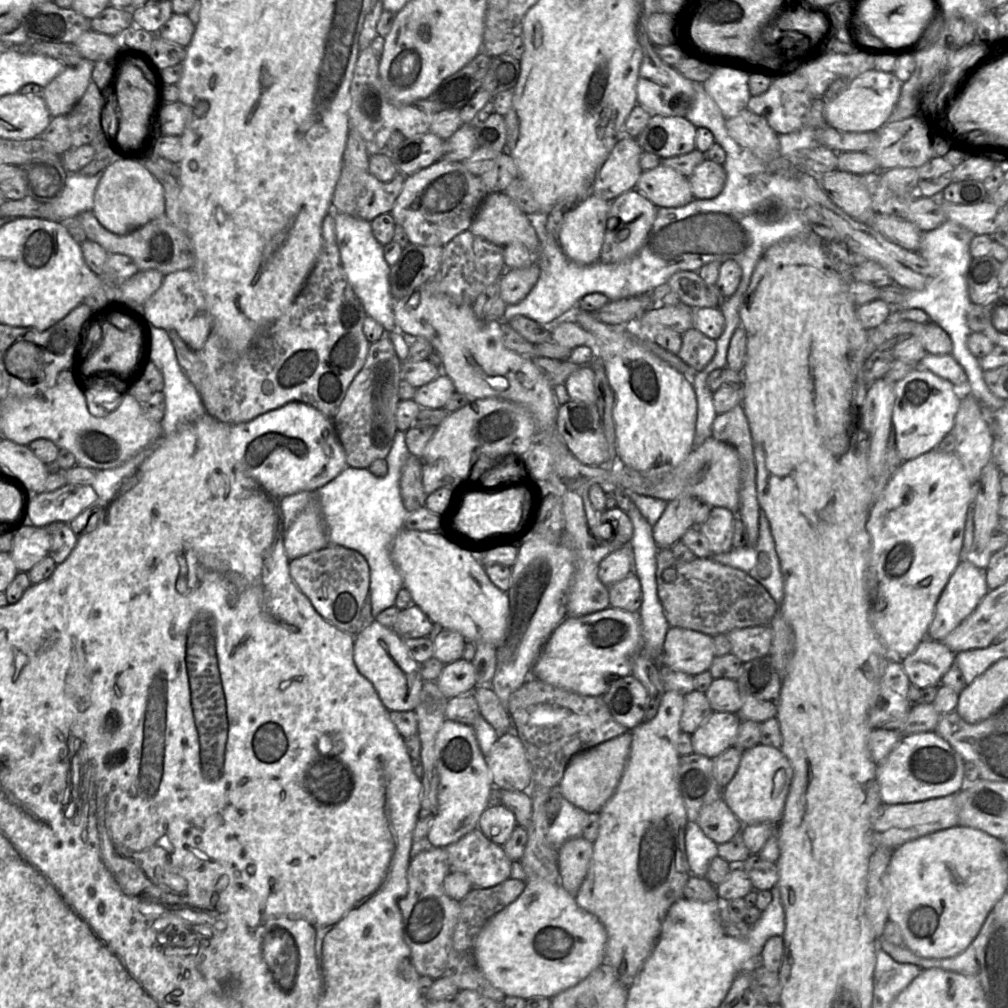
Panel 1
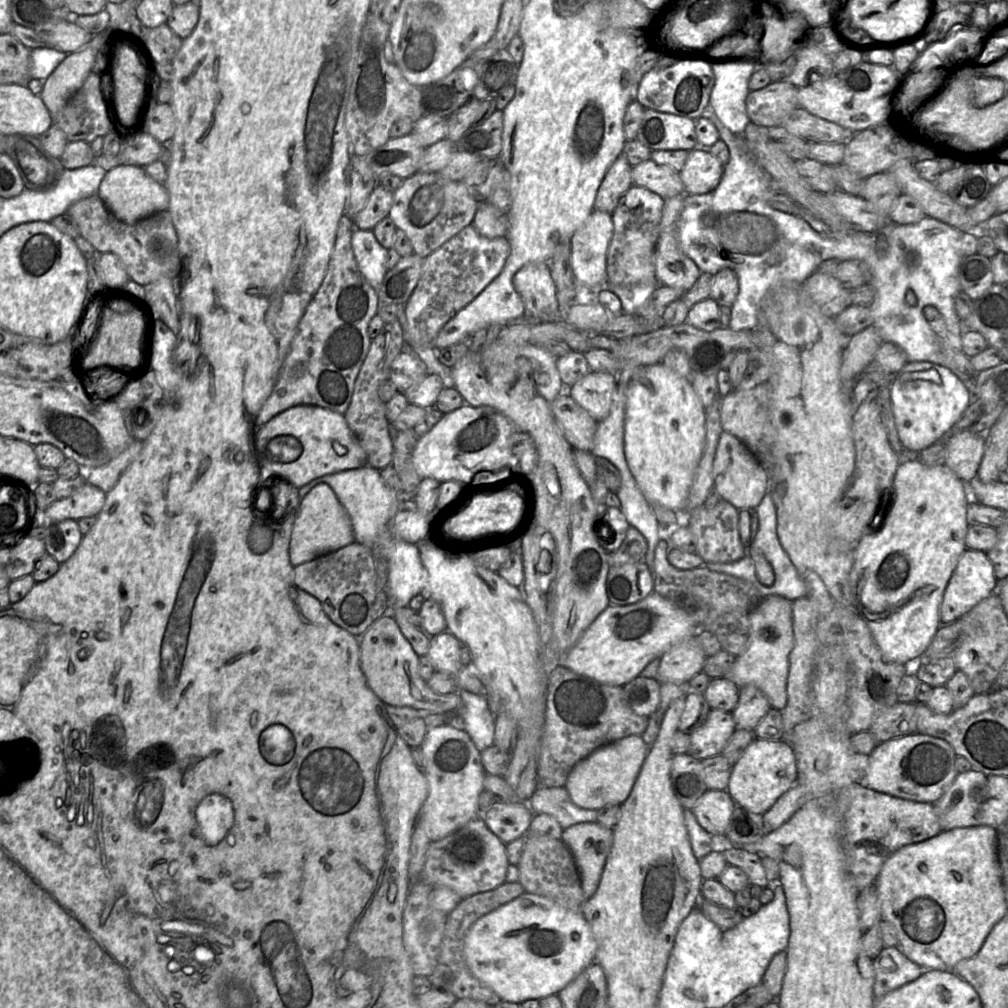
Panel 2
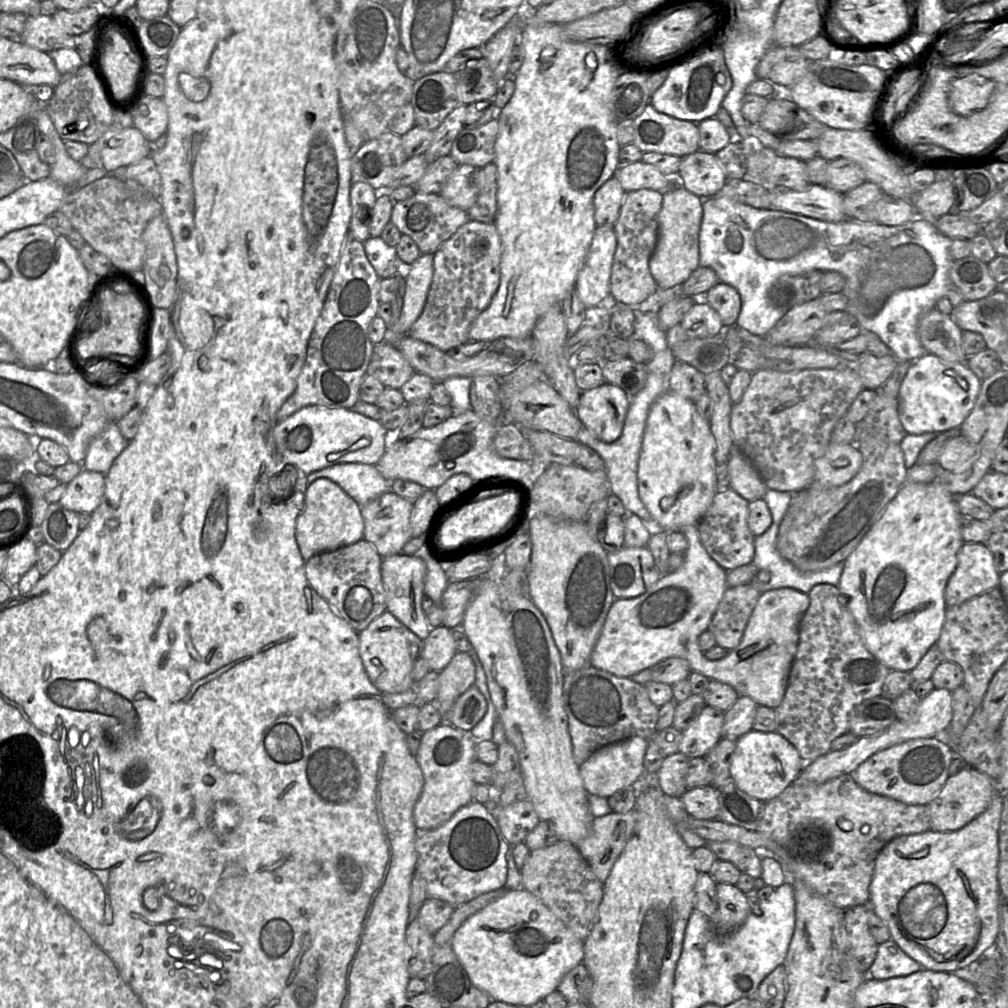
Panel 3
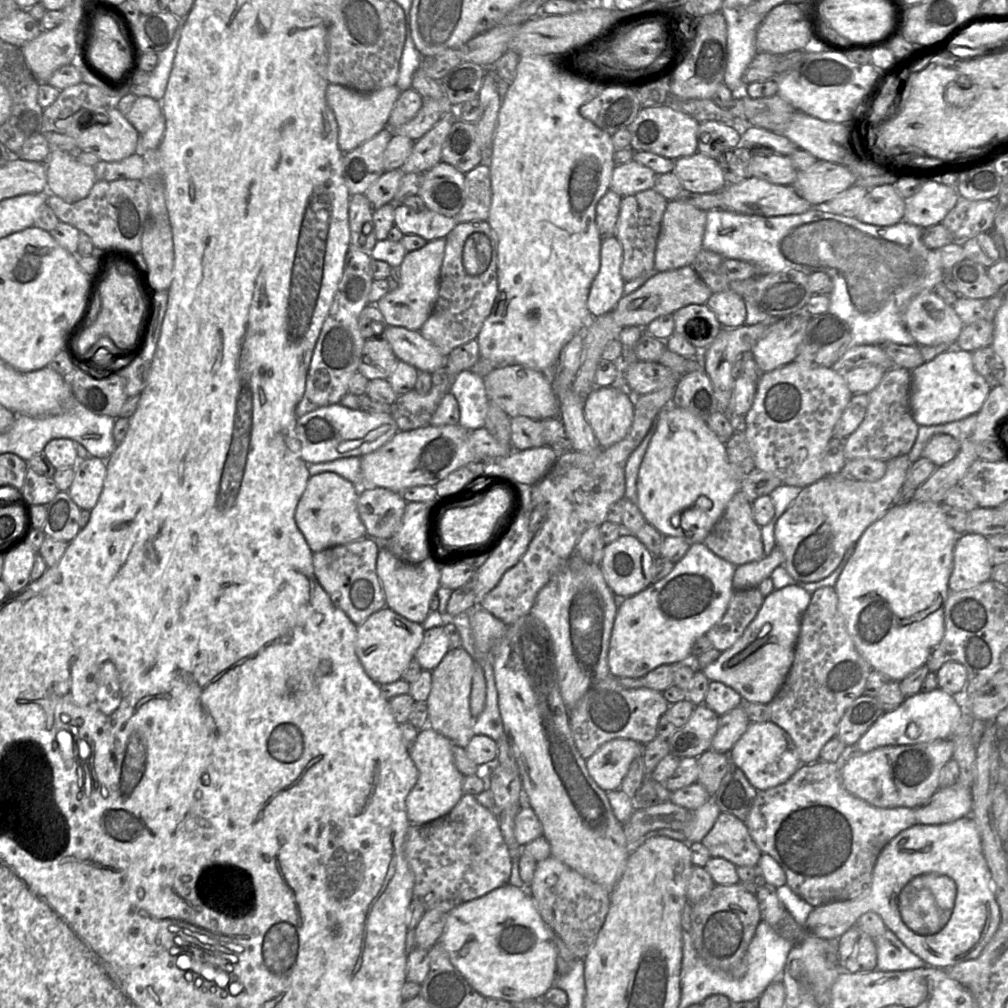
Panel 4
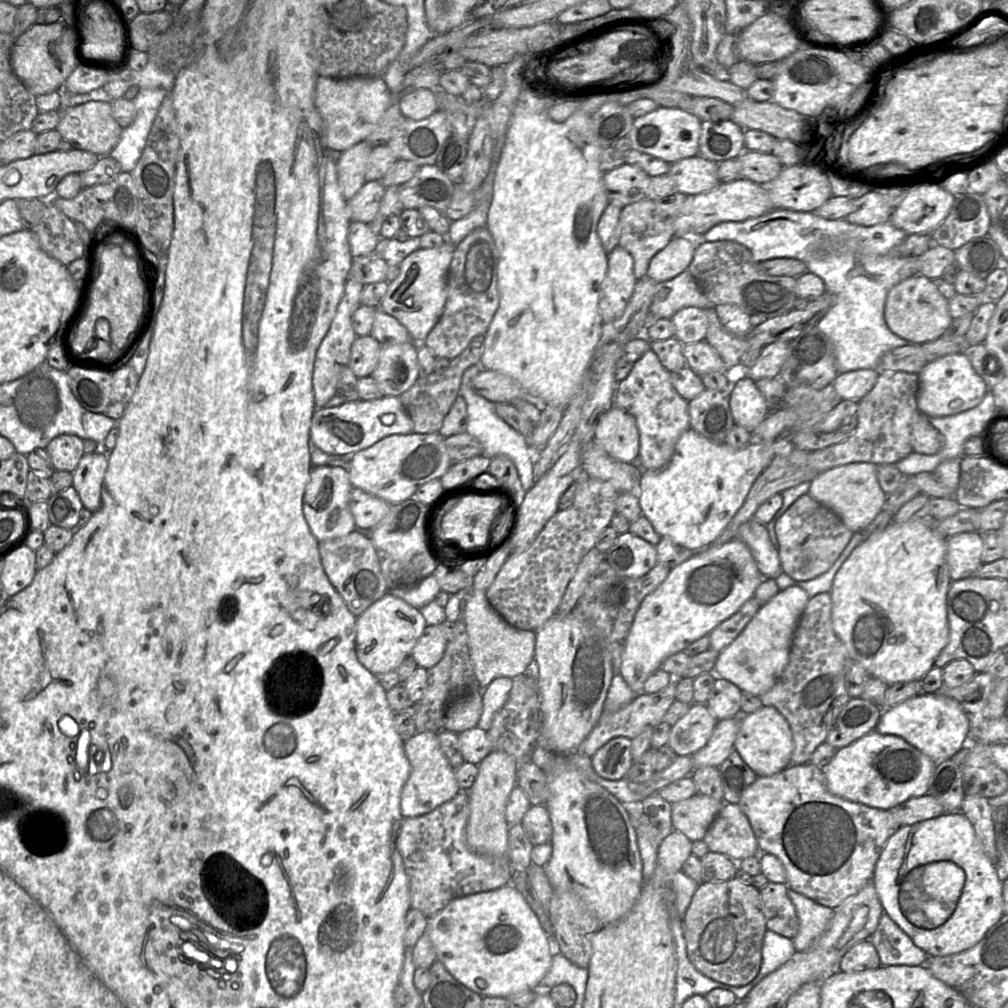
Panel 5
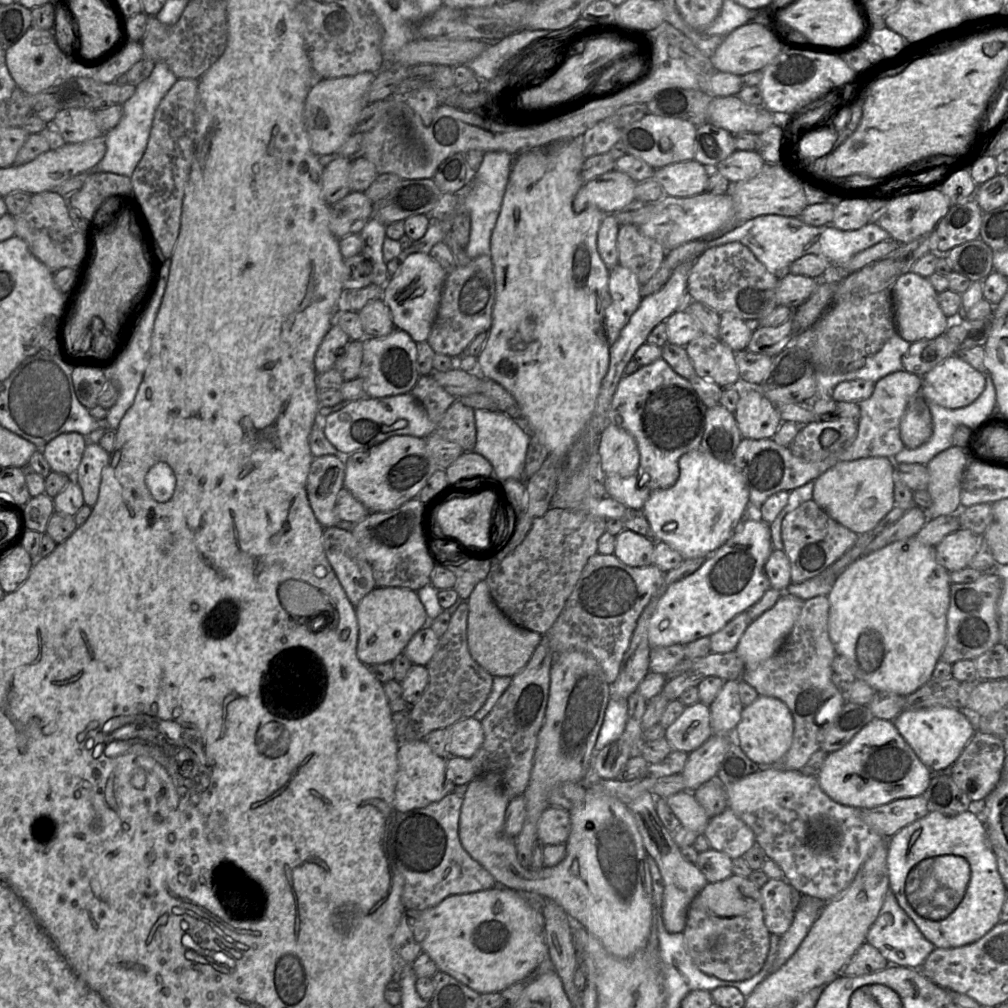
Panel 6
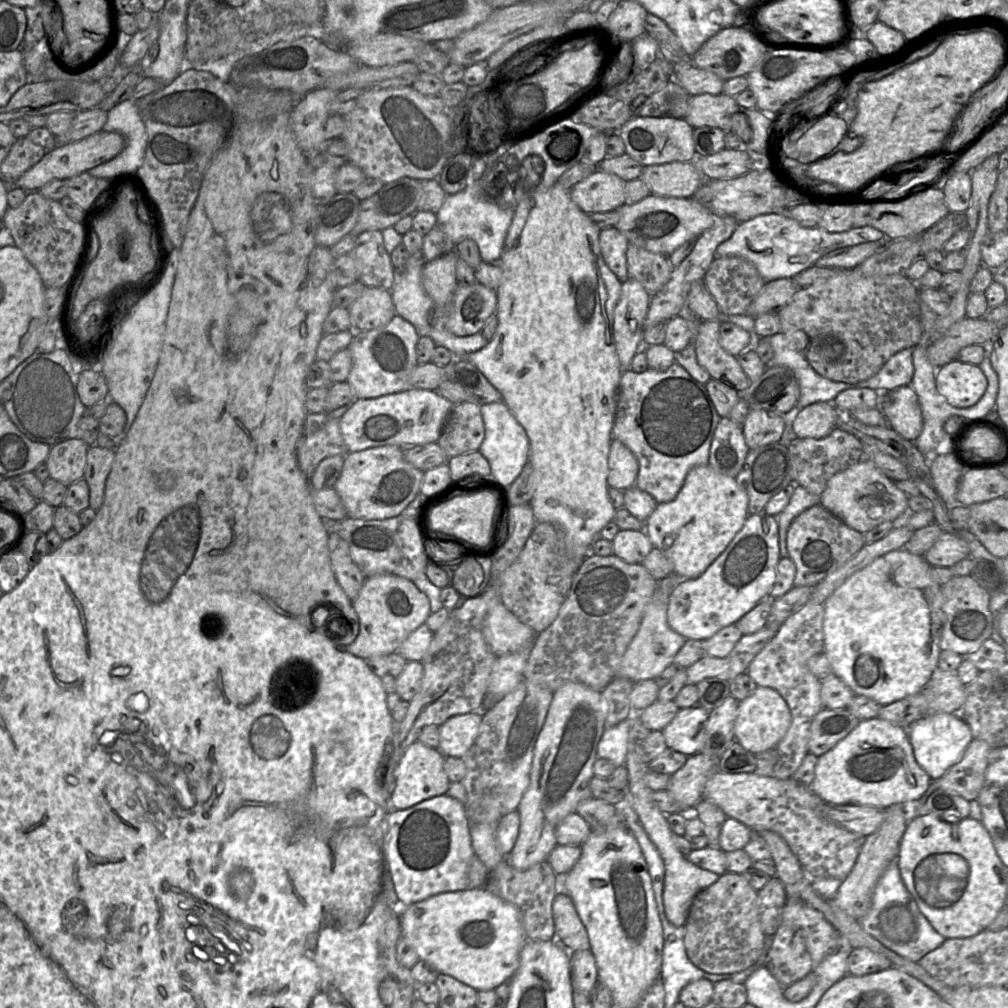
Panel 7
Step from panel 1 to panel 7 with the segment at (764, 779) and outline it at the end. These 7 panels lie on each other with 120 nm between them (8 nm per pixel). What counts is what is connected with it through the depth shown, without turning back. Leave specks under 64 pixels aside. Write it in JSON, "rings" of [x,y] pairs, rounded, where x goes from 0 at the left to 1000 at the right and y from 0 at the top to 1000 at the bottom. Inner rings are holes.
{"rings":[[[751,681],[748,687],[733,696],[729,715],[729,733],[746,748],[770,740],[781,727],[786,715],[784,702],[772,686]]]}

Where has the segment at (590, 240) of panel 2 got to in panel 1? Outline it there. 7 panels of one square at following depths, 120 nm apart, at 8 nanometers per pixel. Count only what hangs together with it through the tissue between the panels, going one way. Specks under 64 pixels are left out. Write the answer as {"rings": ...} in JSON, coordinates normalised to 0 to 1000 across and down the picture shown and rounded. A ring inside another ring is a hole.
{"rings":[[[585,192],[561,214],[554,240],[564,257],[578,263],[595,258],[605,201]]]}

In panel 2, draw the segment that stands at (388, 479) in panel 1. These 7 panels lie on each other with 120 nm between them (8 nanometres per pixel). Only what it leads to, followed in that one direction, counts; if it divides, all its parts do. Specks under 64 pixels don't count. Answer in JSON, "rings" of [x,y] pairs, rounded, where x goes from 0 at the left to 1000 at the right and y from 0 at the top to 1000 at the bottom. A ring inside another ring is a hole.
{"rings":[[[362,461],[308,477],[296,484],[298,495],[301,495],[311,483],[317,479],[323,479],[330,485],[345,509],[351,528],[351,538],[367,542],[383,555],[386,564],[383,589],[387,596],[387,607],[390,603],[404,602],[412,590],[421,586],[423,566],[417,555],[415,541],[391,534],[389,531],[389,518],[397,500],[396,489],[383,481],[377,472],[377,466]]]}

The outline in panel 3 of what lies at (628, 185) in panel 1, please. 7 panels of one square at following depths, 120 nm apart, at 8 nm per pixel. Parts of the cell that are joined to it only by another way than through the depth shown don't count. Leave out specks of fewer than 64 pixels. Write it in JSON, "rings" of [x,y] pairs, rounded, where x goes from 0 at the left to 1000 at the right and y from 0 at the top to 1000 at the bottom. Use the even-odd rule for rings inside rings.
{"rings":[[[607,175],[591,189],[588,199],[591,224],[609,224],[619,194],[620,188],[611,175]]]}

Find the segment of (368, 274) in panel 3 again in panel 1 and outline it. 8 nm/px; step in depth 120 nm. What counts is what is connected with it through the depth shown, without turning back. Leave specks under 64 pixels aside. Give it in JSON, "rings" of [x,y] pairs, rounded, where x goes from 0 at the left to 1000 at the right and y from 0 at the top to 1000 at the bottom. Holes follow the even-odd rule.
{"rings":[[[330,211],[320,218],[319,236],[320,244],[314,259],[290,303],[243,350],[229,351],[214,329],[209,329],[197,348],[202,360],[202,375],[195,388],[204,410],[212,416],[225,421],[246,419],[287,399],[306,401],[327,416],[333,412],[346,382],[362,360],[367,340],[360,330],[364,312],[339,264]]]}

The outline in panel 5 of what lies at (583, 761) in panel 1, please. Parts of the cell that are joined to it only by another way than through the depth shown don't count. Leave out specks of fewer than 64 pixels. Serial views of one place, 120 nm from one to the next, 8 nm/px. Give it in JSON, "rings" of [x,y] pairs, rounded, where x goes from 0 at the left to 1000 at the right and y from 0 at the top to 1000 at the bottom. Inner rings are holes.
{"rings":[[[613,730],[595,741],[586,751],[589,765],[602,774],[615,774],[620,771],[628,755],[627,734]]]}

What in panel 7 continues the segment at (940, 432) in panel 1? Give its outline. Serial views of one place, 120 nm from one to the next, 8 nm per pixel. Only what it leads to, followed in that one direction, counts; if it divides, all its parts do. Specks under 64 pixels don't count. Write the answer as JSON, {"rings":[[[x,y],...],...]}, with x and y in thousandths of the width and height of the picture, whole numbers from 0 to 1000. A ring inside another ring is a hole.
{"rings":[[[949,356],[930,366],[928,379],[931,389],[948,405],[967,402],[979,385],[979,375],[970,362]]]}

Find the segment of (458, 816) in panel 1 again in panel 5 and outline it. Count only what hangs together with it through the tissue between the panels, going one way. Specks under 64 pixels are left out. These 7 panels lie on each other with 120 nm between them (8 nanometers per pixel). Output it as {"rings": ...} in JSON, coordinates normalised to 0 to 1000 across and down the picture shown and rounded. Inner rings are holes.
{"rings":[[[413,726],[401,736],[401,745],[408,759],[408,766],[402,777],[397,794],[397,805],[402,812],[409,812],[424,808],[439,797],[447,794],[455,785],[455,780],[446,759],[438,744],[434,727]]]}

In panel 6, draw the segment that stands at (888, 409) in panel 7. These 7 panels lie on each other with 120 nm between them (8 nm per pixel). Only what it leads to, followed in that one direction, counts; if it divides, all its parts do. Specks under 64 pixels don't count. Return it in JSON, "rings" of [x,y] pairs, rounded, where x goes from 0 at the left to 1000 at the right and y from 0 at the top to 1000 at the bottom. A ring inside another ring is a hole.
{"rings":[[[909,392],[901,400],[893,419],[893,433],[900,444],[910,444],[920,438],[926,430],[926,418],[921,398]]]}

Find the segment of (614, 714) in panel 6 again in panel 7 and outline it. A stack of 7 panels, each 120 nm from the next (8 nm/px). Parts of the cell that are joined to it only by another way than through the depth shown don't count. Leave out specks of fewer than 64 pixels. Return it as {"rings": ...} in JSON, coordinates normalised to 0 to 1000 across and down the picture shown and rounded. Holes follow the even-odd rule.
{"rings":[[[628,710],[599,724],[592,740],[592,752],[606,755],[611,762],[620,758],[623,725],[627,714]]]}

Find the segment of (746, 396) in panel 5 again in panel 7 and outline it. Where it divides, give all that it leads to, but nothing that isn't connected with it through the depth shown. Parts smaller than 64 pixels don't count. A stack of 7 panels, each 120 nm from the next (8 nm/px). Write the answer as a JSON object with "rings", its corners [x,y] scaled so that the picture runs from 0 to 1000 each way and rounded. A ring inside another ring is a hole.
{"rings":[[[743,407],[735,422],[743,445],[771,439],[781,423],[781,413],[760,407]]]}

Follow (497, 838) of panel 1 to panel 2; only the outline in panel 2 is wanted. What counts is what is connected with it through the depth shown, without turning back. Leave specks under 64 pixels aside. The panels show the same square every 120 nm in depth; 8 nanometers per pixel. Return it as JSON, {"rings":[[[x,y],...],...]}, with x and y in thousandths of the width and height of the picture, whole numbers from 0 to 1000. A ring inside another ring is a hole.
{"rings":[[[491,795],[478,806],[478,813],[485,823],[503,837],[523,826],[530,808],[523,796]]]}

